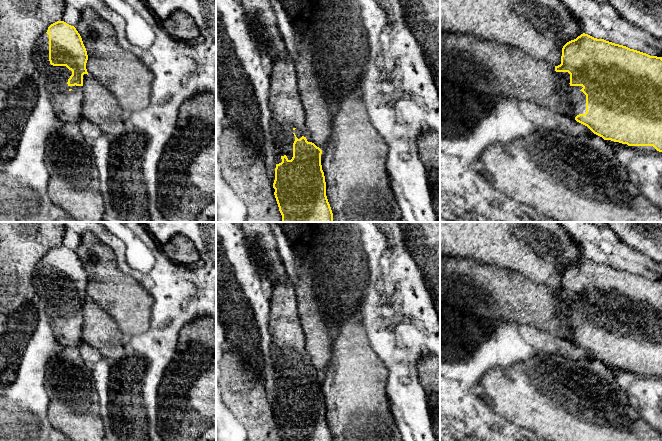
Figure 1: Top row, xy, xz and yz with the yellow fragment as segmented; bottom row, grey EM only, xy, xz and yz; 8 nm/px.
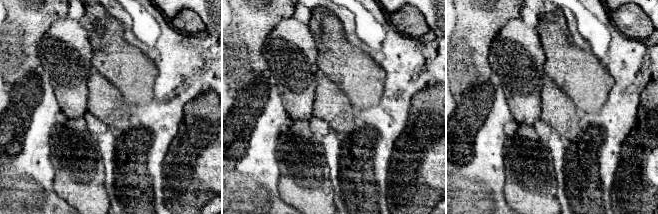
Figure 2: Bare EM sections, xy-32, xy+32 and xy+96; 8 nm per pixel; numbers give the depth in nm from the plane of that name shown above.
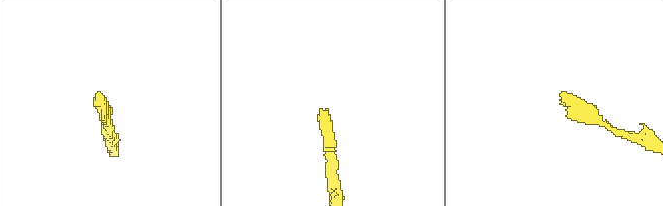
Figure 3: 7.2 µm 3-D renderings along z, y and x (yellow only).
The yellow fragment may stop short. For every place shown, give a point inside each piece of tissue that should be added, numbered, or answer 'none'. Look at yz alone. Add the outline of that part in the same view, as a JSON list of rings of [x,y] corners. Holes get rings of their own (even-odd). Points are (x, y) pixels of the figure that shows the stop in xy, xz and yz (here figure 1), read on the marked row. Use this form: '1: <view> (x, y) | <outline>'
1: yz (577, 99) | [[[570,86],[568,98],[573,109],[573,119],[579,114],[586,113],[586,95],[581,91],[582,88],[582,86]]]

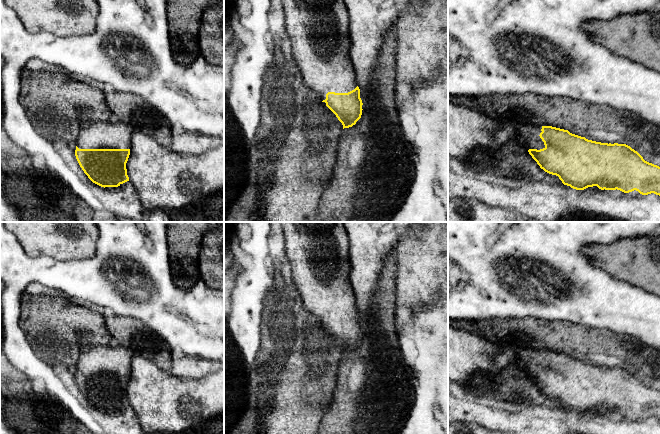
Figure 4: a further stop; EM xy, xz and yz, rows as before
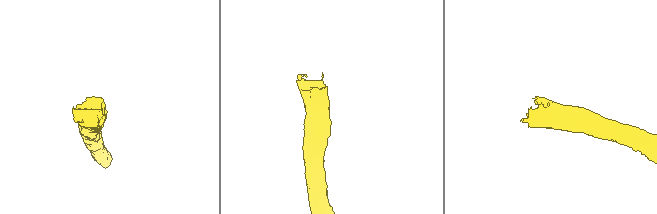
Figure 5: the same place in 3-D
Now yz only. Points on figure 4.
1: yz (528, 135) | [[[494,113],[491,116],[499,119],[503,123],[510,124],[518,134],[518,141],[528,149],[540,150],[545,148],[544,142],[539,136],[542,132],[542,126],[520,123],[512,118],[501,117],[497,113]]]

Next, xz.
1: xz (318, 30) | [[[282,0],[286,30],[291,44],[292,54],[301,73],[303,82],[317,91],[321,101],[328,92],[348,93],[357,86],[357,79],[351,57],[351,39],[349,36],[349,15],[343,0]]]

